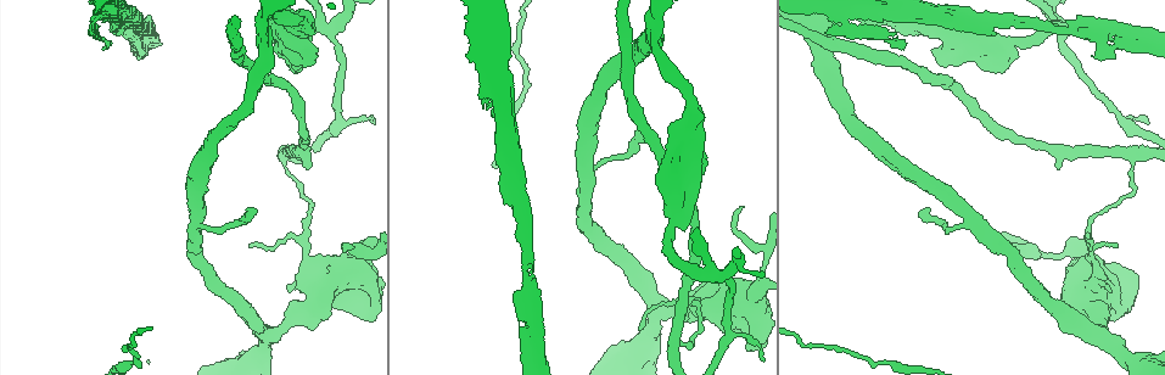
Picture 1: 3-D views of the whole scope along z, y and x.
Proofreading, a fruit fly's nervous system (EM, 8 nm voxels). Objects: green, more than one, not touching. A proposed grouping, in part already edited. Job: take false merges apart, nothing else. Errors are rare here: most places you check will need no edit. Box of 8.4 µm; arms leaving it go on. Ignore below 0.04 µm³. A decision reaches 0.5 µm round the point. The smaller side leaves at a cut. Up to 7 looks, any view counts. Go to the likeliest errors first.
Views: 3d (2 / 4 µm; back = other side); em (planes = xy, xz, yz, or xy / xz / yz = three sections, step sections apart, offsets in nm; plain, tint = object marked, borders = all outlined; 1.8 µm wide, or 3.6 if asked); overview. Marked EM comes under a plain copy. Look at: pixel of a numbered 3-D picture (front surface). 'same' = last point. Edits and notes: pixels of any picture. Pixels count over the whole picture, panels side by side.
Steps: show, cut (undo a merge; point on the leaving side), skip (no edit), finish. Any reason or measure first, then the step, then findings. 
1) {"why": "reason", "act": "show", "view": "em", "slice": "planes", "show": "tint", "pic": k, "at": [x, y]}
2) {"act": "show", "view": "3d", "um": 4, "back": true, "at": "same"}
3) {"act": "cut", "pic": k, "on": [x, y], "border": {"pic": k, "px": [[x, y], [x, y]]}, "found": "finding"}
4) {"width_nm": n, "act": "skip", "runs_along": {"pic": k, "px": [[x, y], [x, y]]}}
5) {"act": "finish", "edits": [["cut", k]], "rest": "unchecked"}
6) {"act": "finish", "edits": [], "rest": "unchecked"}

{"why": "three-way junction", "act": "show", "view": "em", "slice": "xz", "step": 4, "show": "tint", "pic": 1, "at": [528, 305]}

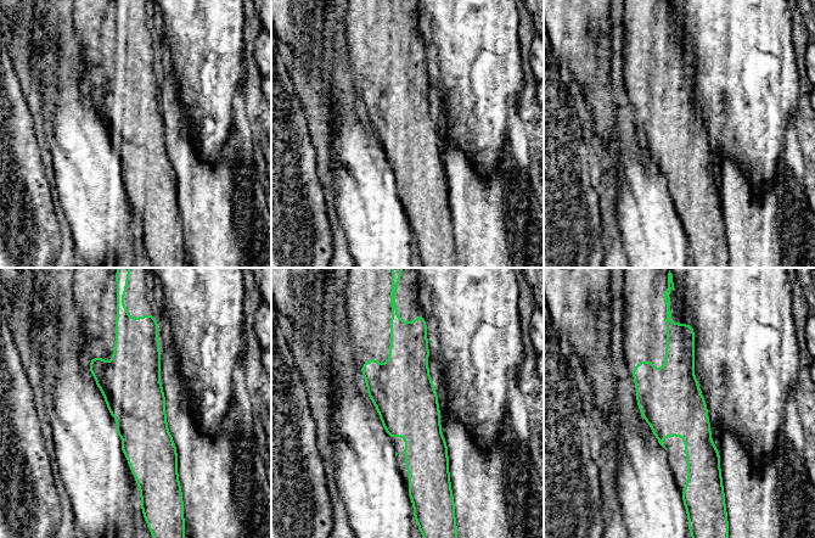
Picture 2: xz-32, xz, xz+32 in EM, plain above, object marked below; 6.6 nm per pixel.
{"why": "another direction", "act": "show", "view": "em", "slice": "xy", "step": 8, "show": "tint", "at": "same"}

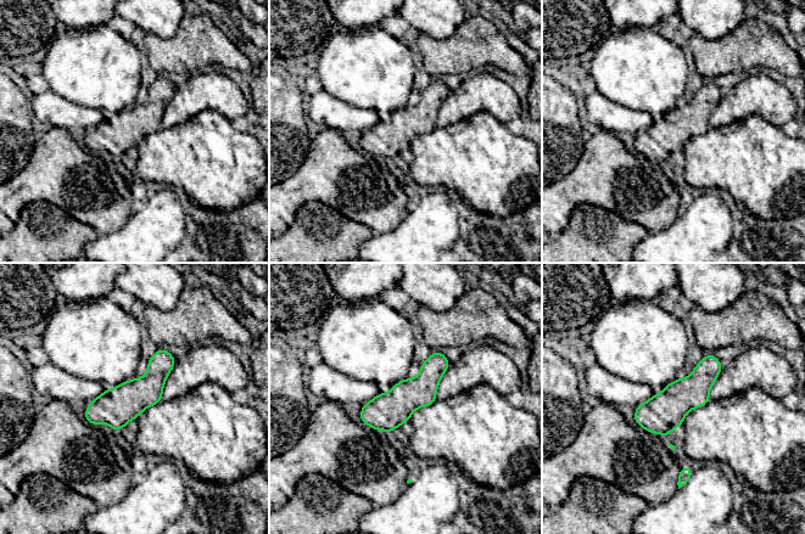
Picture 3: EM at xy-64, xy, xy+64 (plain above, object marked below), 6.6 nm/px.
{"width_nm": 240, "act": "skip", "runs_along": {"pic": 3, "px": [[166, 354], [132, 398], [89, 419]]}, "found": "continuous, no second neuron"}

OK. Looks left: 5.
{"why": "sudden change in width", "act": "show", "view": "em", "slice": "planes", "show": "tint", "pic": 1, "at": [330, 29]}

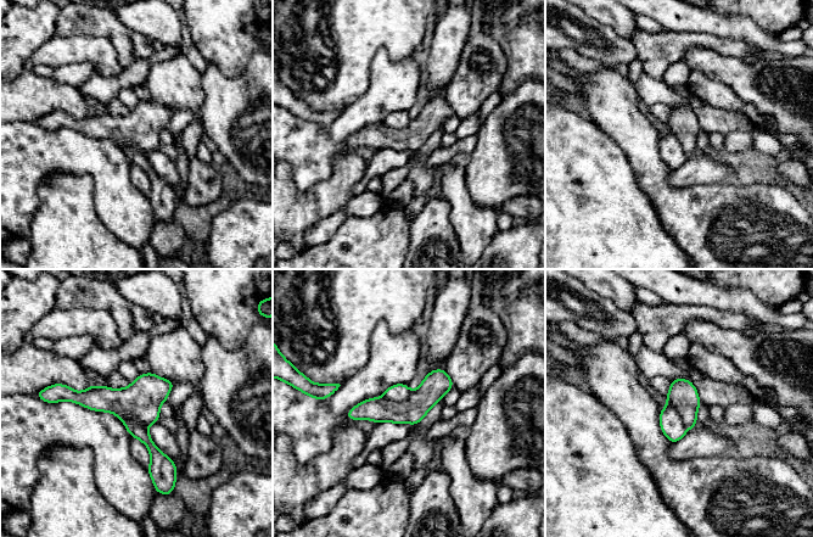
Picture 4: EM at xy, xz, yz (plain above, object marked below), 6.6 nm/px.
{"act": "cut", "pic": 4, "on": [399, 392], "border": {"pic": 4, "px": [[411, 392], [398, 402], [383, 396]]}, "found": "two neurons meet here"}

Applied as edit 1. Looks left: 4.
{"why": "arms part here", "act": "show", "view": "3d", "um": 4, "pic": 1, "at": [363, 259]}

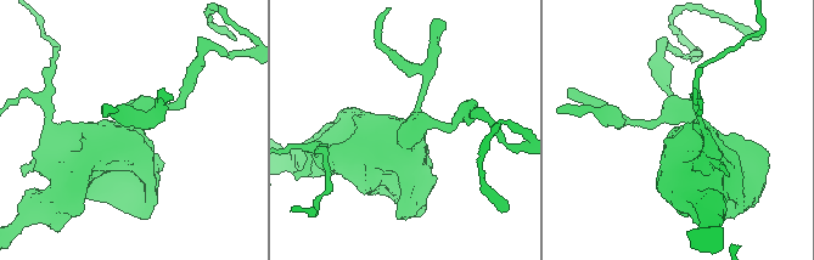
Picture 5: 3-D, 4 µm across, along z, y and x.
{"why": "now the EM", "act": "show", "view": "em", "slice": "planes", "show": "tint", "pic": 5, "at": [133, 126]}

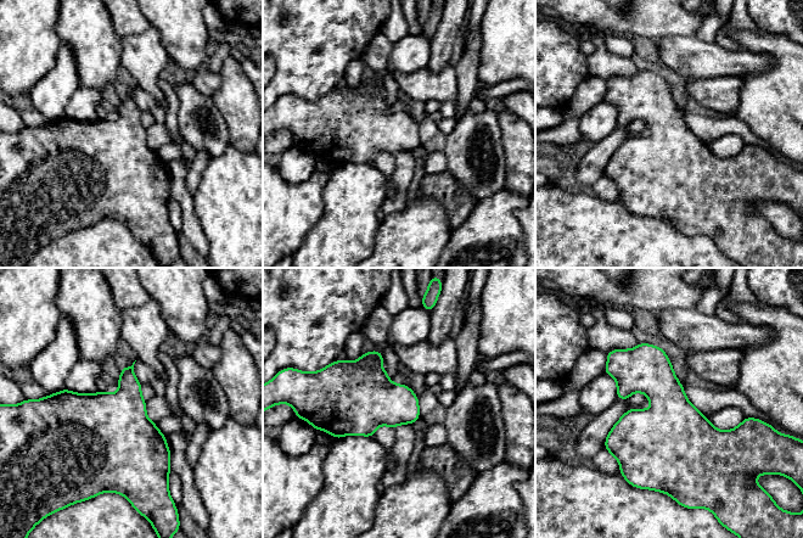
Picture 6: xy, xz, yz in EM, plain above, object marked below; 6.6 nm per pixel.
{"act": "skip", "found": "one neuron here"}

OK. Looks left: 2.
{"act": "finish", "edits": [["cut", 4]], "rest": "unchecked"}

